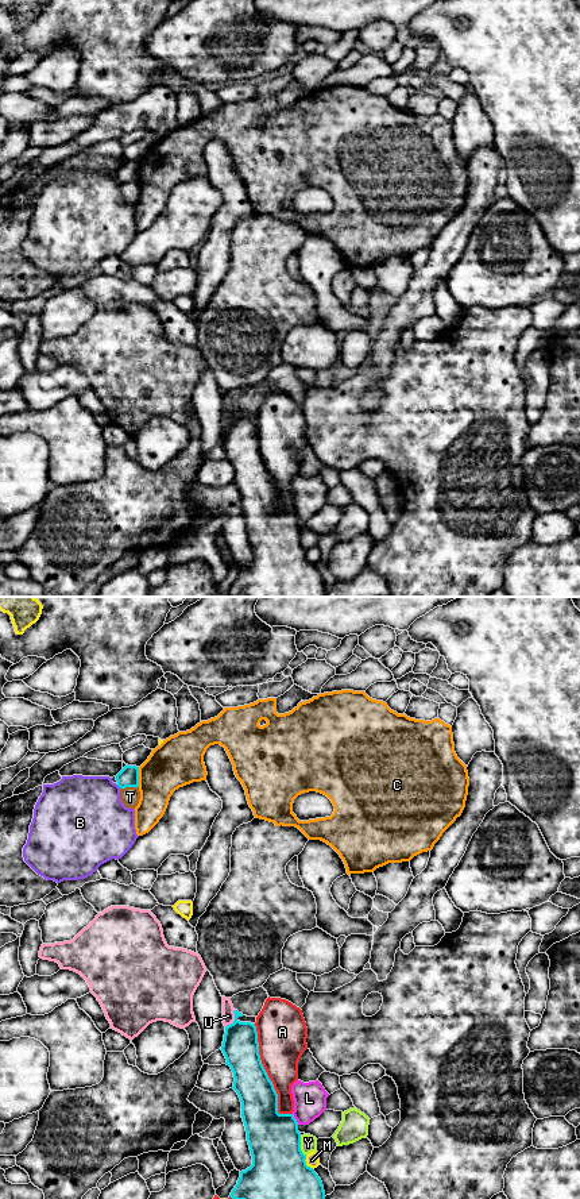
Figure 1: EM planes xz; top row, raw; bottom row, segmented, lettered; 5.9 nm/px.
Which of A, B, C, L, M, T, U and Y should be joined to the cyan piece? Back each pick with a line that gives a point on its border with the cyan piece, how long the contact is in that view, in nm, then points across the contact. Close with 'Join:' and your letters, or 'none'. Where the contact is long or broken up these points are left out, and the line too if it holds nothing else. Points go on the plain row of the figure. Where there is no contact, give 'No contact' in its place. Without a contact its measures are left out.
Join: none

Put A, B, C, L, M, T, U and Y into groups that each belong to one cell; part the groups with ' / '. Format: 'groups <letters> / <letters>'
groups A / B / C / L / M / T / U / Y

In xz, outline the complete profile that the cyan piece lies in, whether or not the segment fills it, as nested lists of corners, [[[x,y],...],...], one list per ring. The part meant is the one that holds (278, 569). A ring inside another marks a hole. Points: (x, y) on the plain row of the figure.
[[[237,405],[235,416],[225,421],[221,446],[227,460],[233,467],[233,485],[241,497],[241,512],[247,527],[252,560],[240,567],[231,593],[243,597],[325,597],[321,574],[306,560],[306,550],[301,545],[301,528],[293,509],[278,508],[278,489],[270,475],[259,450],[255,419],[240,417]]]

